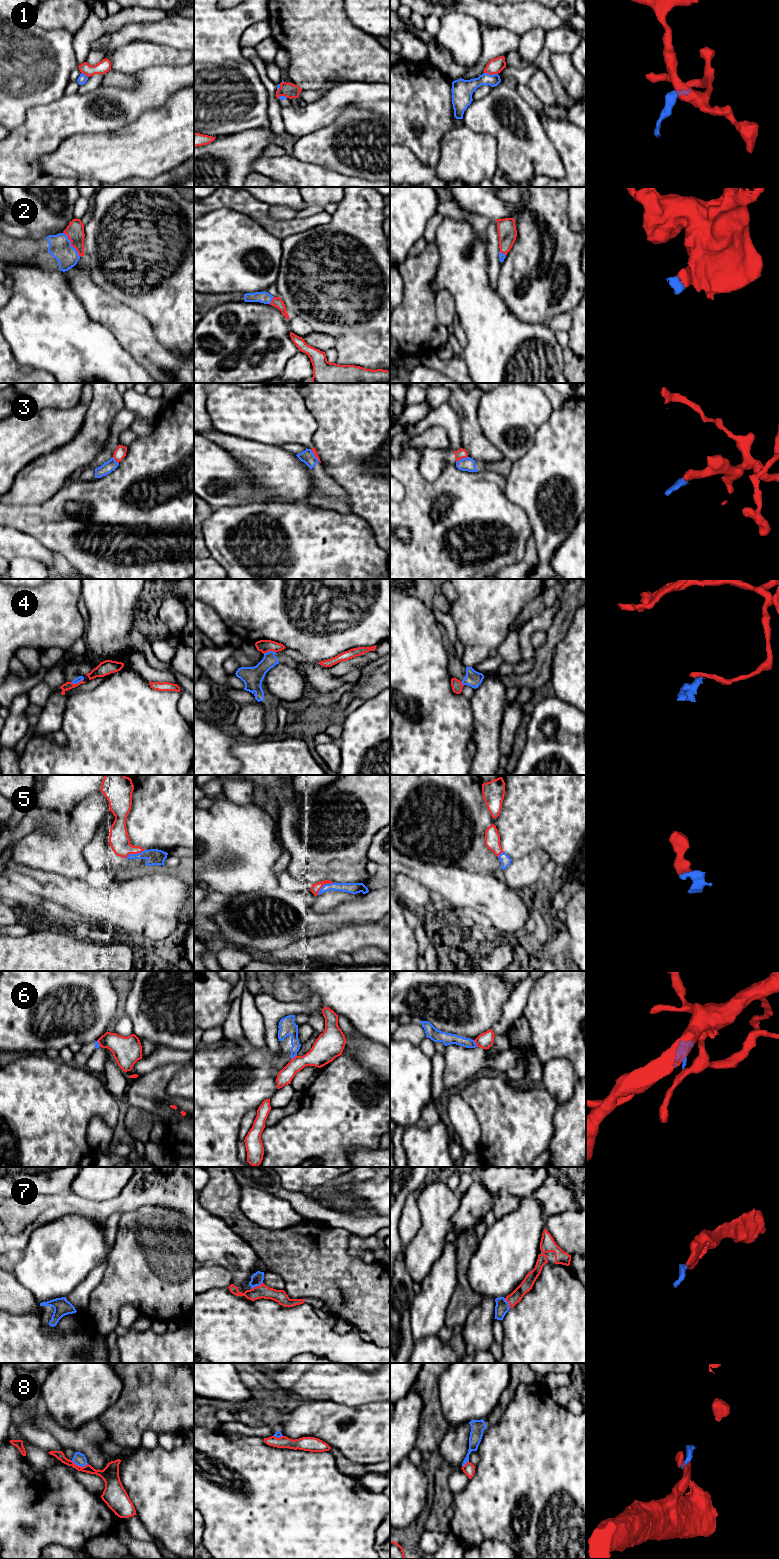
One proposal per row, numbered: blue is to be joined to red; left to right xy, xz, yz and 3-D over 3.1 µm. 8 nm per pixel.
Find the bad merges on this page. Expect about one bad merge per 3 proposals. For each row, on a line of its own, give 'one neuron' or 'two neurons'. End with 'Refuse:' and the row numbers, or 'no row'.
1: two neurons
2: one neuron
3: two neurons
4: two neurons
5: one neuron
6: two neurons
7: one neuron
8: two neurons
Refuse: 1, 3, 4, 6, 8

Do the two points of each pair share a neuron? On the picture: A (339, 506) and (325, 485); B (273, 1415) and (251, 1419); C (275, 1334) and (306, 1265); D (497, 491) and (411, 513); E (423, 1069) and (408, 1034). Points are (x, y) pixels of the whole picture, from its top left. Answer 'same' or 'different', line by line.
A: same
B: same
C: different
D: same
E: different

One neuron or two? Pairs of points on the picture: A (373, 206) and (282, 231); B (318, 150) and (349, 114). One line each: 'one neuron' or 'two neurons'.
A: two neurons
B: one neuron

